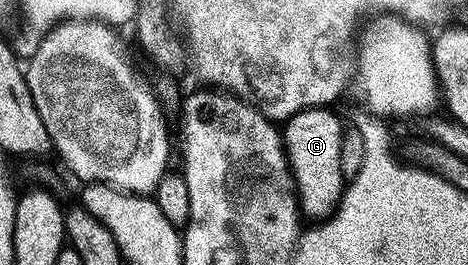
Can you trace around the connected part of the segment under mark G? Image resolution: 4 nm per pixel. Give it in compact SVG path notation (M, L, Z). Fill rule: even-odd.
M328 107L305 108L290 116L283 124L283 143L293 173L299 207L310 221L320 222L336 209L343 191L341 174L341 133L343 123Z

